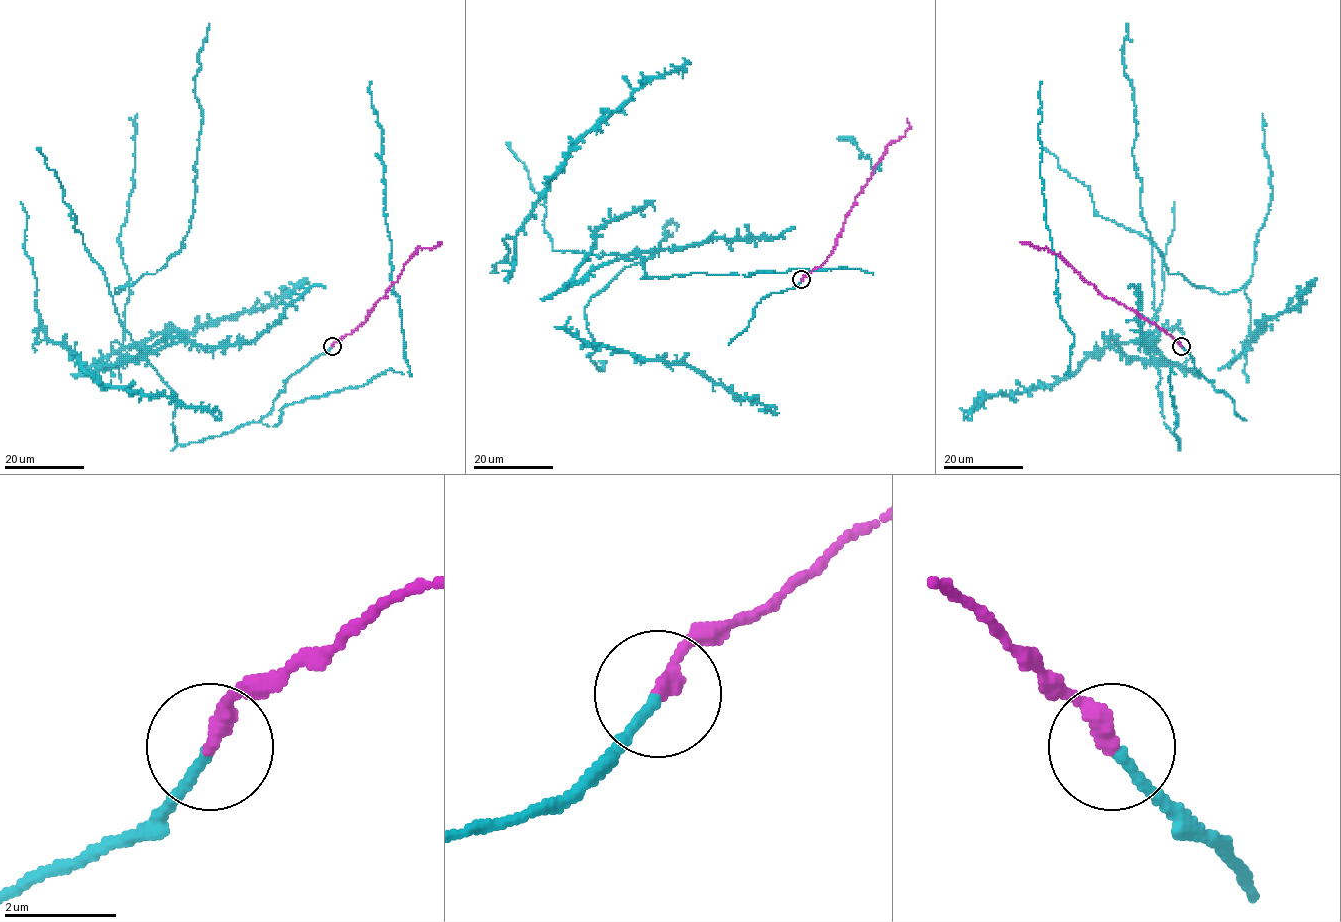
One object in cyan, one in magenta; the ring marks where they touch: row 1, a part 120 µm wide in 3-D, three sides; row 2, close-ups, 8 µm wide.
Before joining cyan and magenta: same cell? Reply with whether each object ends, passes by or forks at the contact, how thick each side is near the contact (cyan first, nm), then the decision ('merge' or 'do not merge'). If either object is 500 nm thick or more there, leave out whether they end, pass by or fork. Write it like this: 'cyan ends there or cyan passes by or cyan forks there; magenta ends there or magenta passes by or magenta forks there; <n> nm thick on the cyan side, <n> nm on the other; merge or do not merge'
cyan ends there; magenta ends there; 170 nm thick on the cyan side, 340 nm on the other; merge

